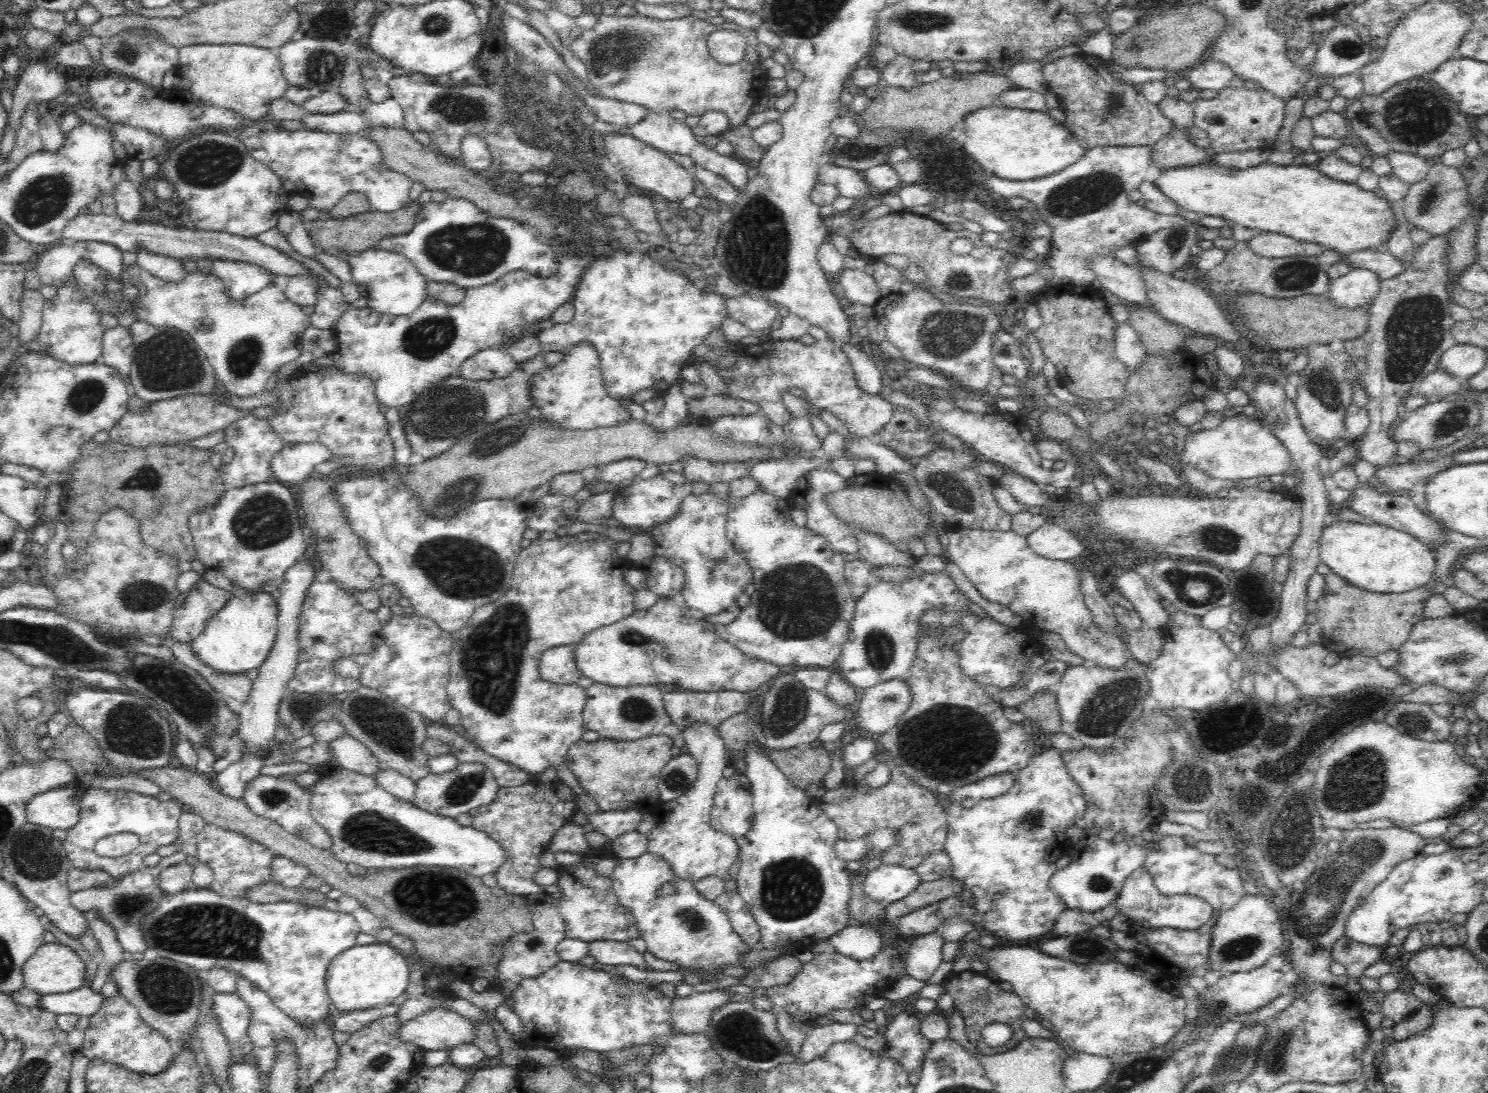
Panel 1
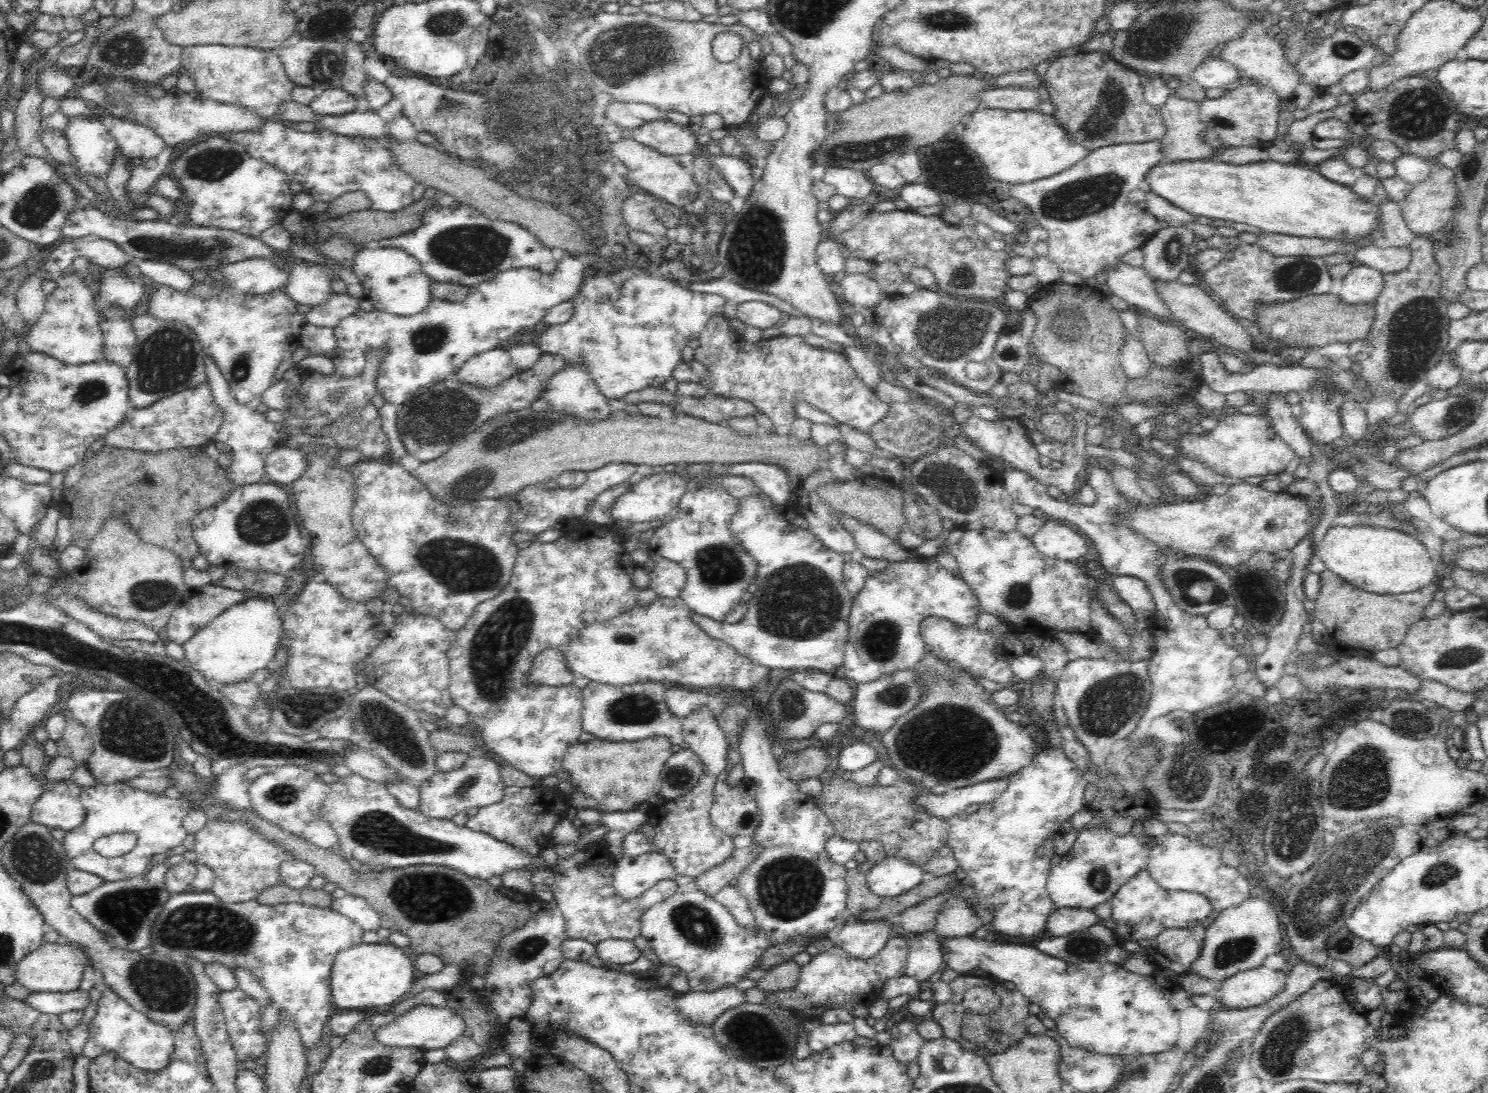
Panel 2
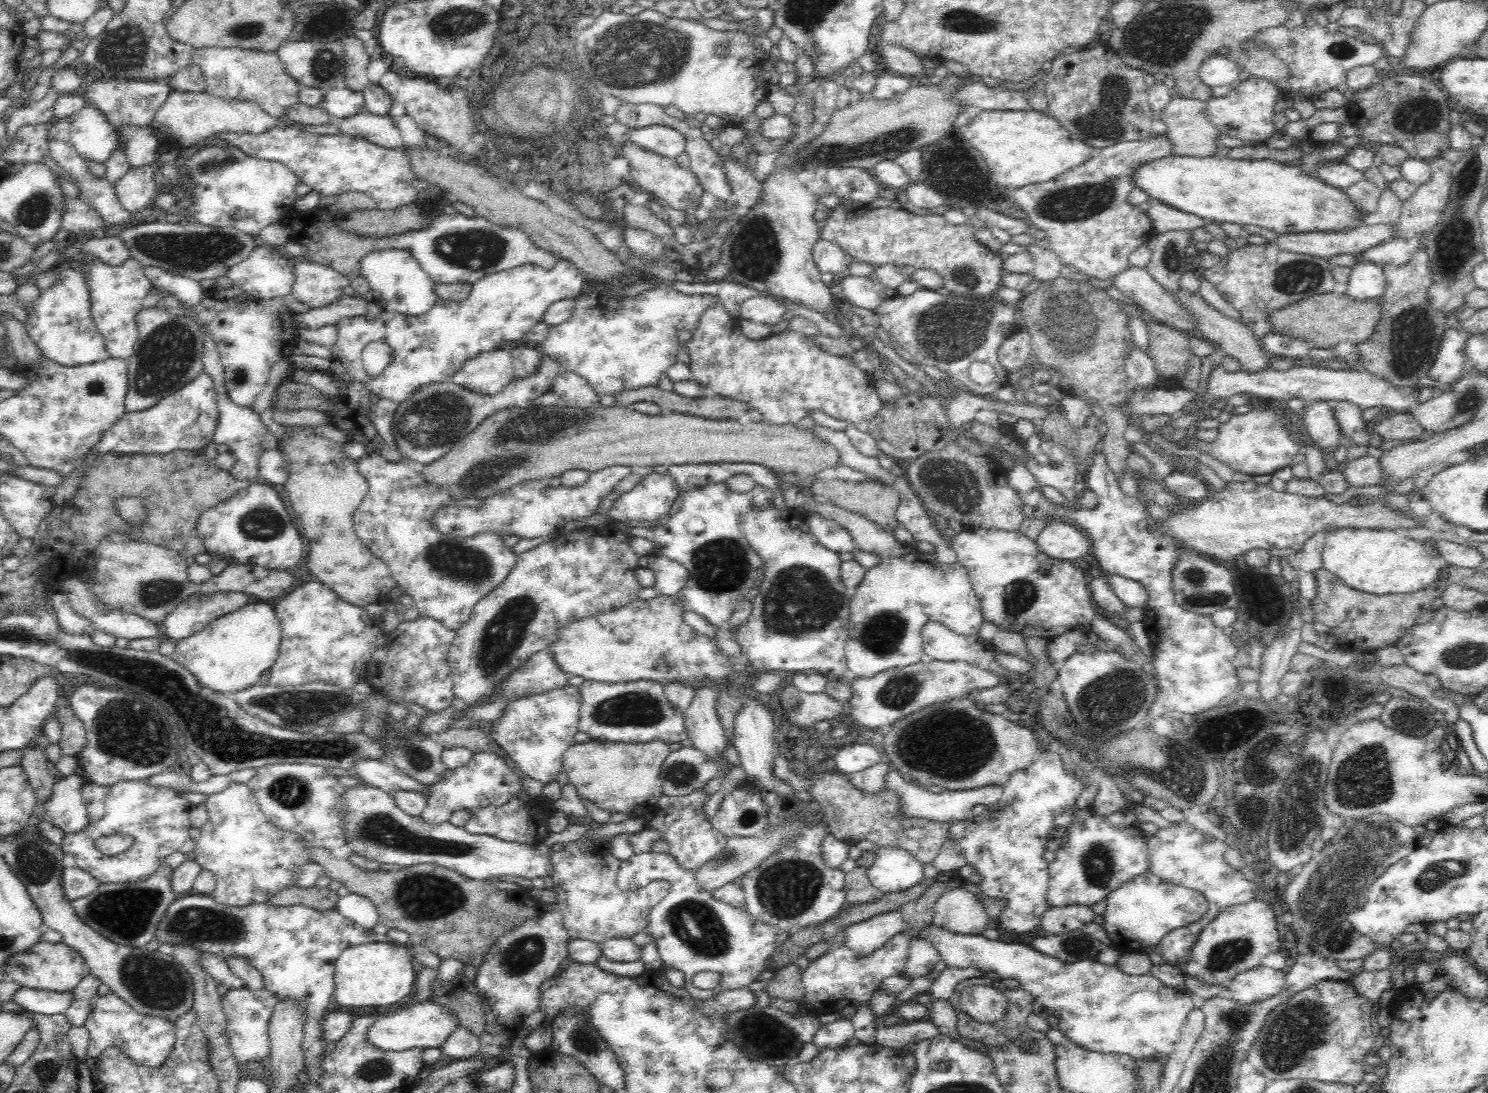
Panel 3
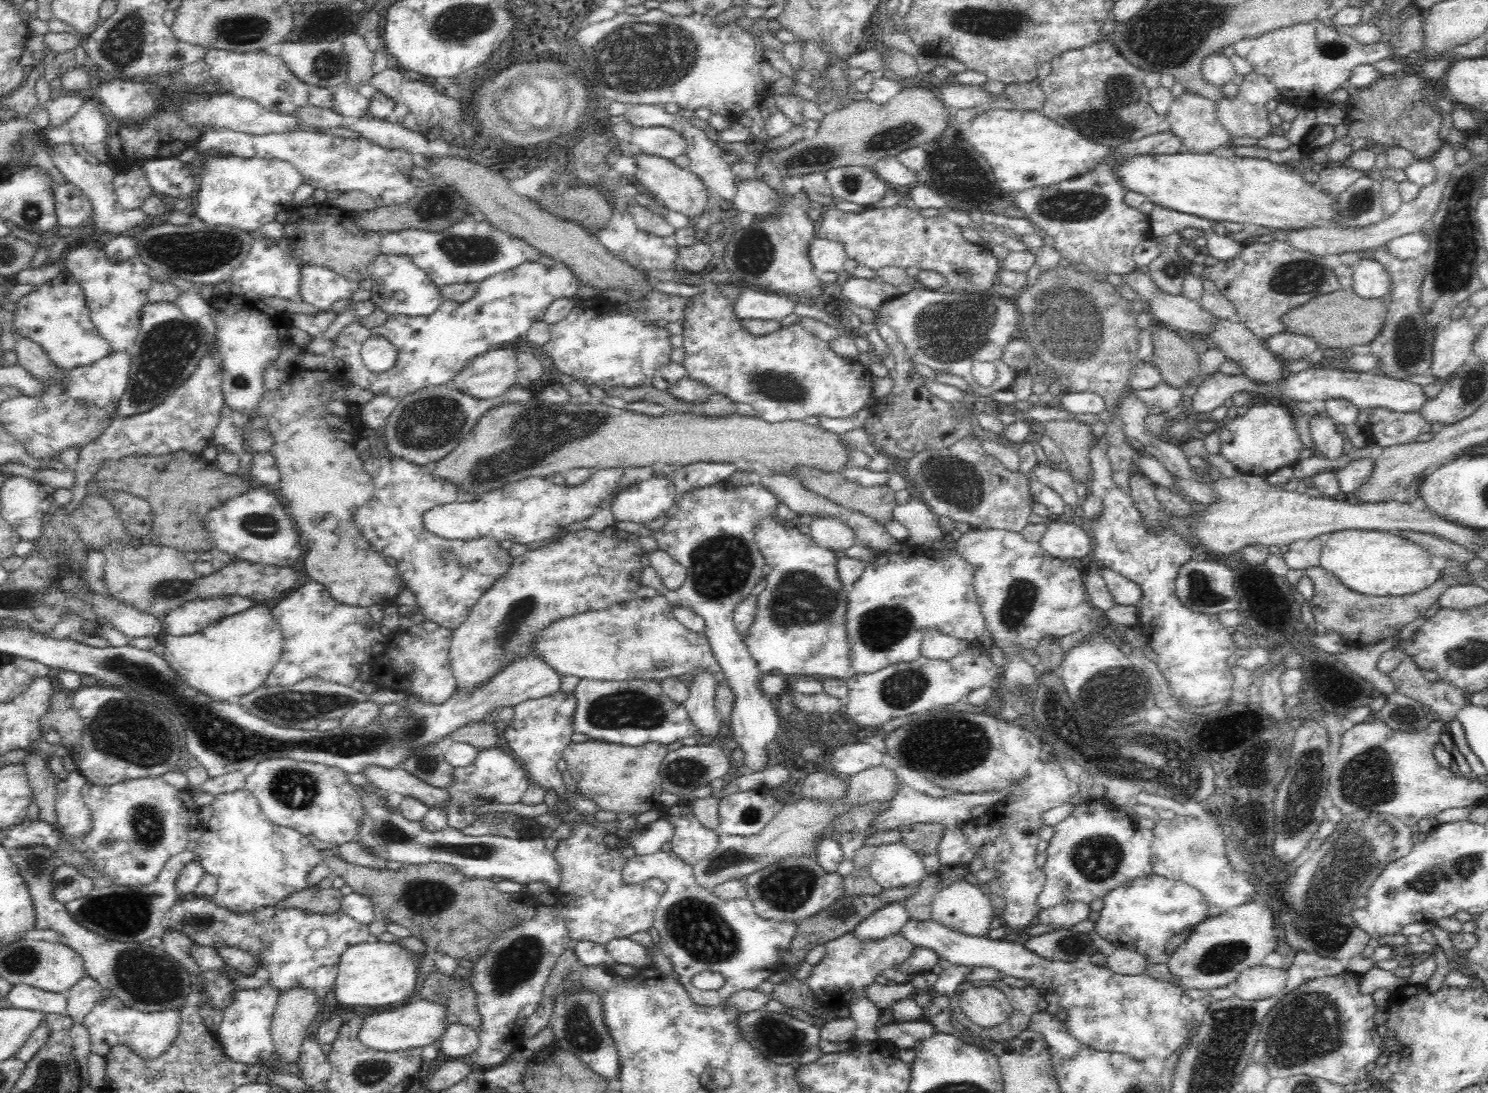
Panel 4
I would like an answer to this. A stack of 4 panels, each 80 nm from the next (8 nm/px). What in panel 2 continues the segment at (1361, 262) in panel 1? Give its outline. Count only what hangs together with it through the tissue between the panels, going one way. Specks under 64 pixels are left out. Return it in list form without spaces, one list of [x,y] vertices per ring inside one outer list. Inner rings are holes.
[[[1364,244],[1352,250],[1349,259],[1353,265],[1370,267],[1385,277],[1387,274],[1394,274],[1408,268],[1411,249],[1399,249],[1392,245],[1389,248],[1375,248],[1373,245]]]

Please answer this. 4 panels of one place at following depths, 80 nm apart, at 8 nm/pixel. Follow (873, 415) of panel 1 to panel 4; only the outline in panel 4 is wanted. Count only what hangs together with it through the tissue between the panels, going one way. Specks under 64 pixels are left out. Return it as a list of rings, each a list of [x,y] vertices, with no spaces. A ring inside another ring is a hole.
[[[708,286],[702,293],[693,296],[693,303],[691,307],[685,312],[684,325],[684,350],[686,355],[682,365],[688,371],[688,377],[696,380],[697,382],[707,385],[713,393],[718,393],[734,400],[734,402],[742,404],[750,404],[754,406],[754,410],[758,412],[758,418],[764,420],[764,422],[784,422],[784,420],[804,420],[806,417],[814,416],[826,416],[828,418],[852,418],[856,416],[858,412],[862,412],[863,409],[870,409],[870,413],[876,408],[877,400],[873,393],[874,378],[869,371],[869,368],[863,367],[858,359],[843,358],[836,355],[828,345],[828,341],[822,341],[820,338],[809,334],[807,331],[802,330],[798,323],[794,323],[788,327],[782,327],[778,331],[768,334],[767,336],[752,336],[744,330],[740,319],[736,316],[733,306],[728,303],[728,300],[722,295],[722,292]]]

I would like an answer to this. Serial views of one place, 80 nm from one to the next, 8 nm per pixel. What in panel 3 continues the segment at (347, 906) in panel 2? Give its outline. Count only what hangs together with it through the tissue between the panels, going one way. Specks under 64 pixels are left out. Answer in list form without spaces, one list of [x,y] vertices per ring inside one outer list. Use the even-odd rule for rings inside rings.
[[[349,893],[347,896],[340,897],[334,908],[344,918],[359,924],[367,931],[372,931],[374,926],[380,923],[380,916],[374,903],[354,894]]]

